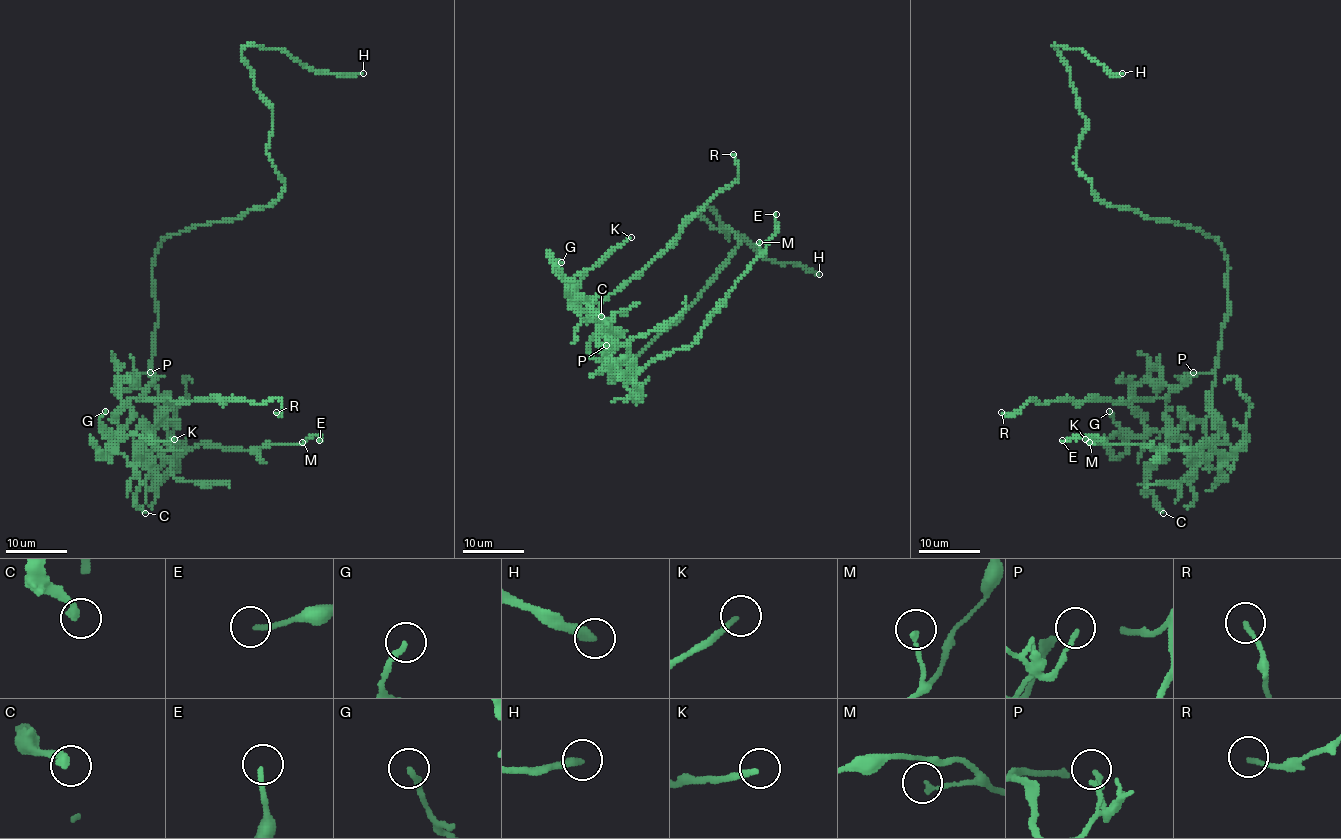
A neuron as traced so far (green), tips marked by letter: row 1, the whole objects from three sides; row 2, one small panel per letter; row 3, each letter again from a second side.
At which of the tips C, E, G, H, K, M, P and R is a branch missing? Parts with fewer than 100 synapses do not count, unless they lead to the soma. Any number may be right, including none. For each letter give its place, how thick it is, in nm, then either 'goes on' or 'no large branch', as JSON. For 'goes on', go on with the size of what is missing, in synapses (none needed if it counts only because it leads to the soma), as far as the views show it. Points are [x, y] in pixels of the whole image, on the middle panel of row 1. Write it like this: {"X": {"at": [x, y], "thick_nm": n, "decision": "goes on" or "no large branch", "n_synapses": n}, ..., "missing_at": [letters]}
{"C": {"at": [601, 316], "thick_nm": 320, "decision": "no large branch"}, "E": {"at": [776, 214], "thick_nm": 180, "decision": "no large branch"}, "G": {"at": [561, 262], "thick_nm": 200, "decision": "no large branch"}, "H": {"at": [819, 274], "thick_nm": 280, "decision": "goes on"}, "K": {"at": [631, 237], "thick_nm": 190, "decision": "no large branch"}, "M": {"at": [759, 242], "thick_nm": 180, "decision": "no large branch"}, "P": {"at": [606, 345], "thick_nm": 170, "decision": "no large branch"}, "R": {"at": [733, 154], "thick_nm": 160, "decision": "no large branch"}, "missing_at": ["H"]}

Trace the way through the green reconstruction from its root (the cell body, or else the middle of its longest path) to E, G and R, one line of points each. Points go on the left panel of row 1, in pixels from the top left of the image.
E: (153, 267), (157, 414), (145, 437), (167, 457), (170, 442), (184, 454), (202, 443), (259, 450), (319, 440)
G: (153, 267), (151, 368), (131, 374), (146, 392), (129, 400), (133, 419), (114, 436), (100, 426), (105, 411)
R: (153, 267), (157, 324), (151, 368), (131, 374), (146, 391), (140, 397), (276, 399), (276, 412)

